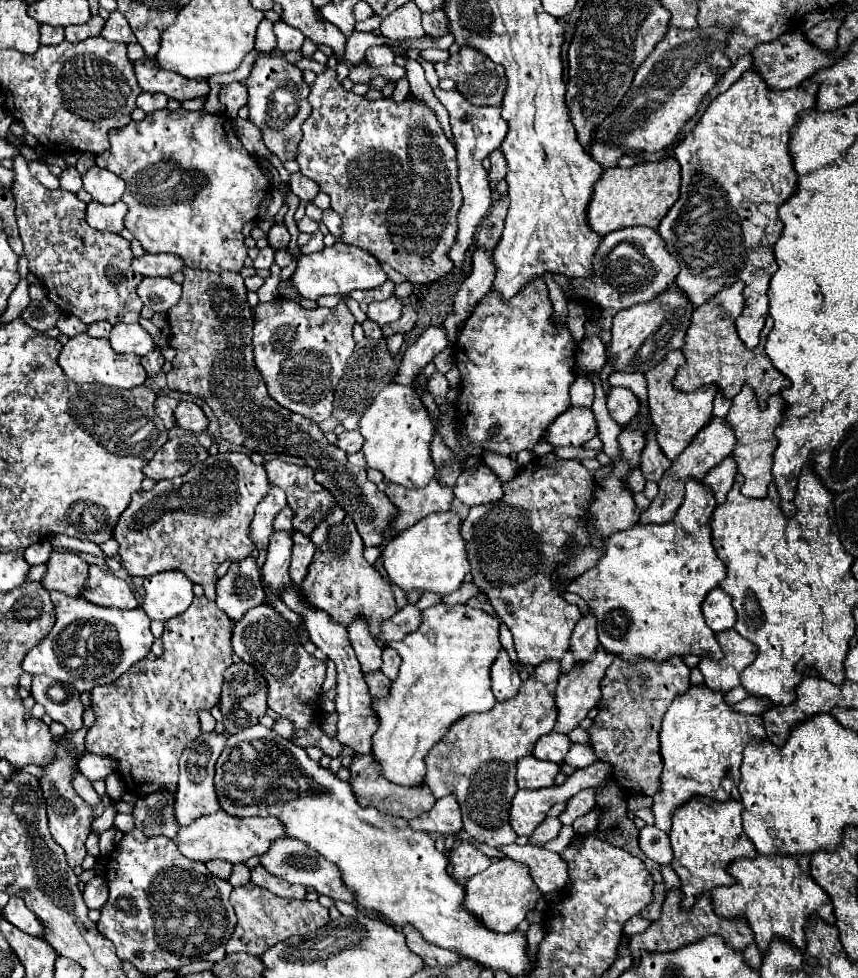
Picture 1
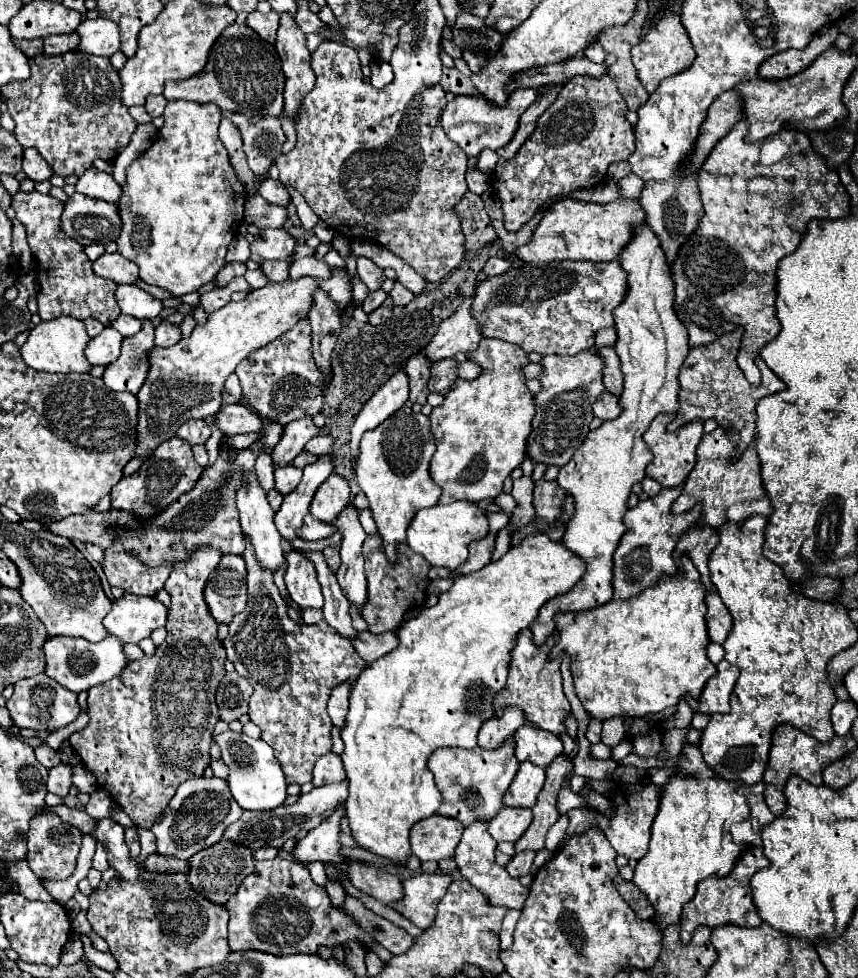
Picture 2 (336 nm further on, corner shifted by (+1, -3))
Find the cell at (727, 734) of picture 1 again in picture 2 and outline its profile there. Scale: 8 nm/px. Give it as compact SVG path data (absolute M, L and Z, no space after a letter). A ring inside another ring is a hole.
M684 745L678 757L676 773L670 775L668 783L662 785L662 801L658 809L658 817L654 819L654 829L650 837L650 849L642 861L638 861L634 869L634 883L648 895L656 909L654 921L664 927L678 923L682 907L686 901L690 901L696 893L696 885L710 877L710 875L726 875L730 873L734 861L748 845L760 847L760 833L754 833L754 829L762 829L766 823L774 819L774 813L768 809L764 801L764 781L758 781L754 785L742 785L742 781L726 781L720 777L712 777L714 769L710 769L698 749L698 745Z

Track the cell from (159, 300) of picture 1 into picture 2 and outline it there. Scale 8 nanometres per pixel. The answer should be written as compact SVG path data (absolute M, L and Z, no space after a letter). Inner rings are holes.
M118 285L116 301L122 313L136 319L154 319L164 309L162 301L140 289L138 285Z

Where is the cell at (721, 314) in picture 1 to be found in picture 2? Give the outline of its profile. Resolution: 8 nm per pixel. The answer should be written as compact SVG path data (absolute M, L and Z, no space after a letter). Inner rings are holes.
M738 327L726 335L722 335L718 341L712 341L710 345L700 345L692 347L684 367L680 371L680 411L684 415L684 421L692 419L710 419L714 417L720 427L734 427L742 435L742 443L738 451L744 451L752 441L754 441L754 413L756 413L756 403L772 393L778 393L786 389L786 385L774 375L774 371L760 361L760 371L762 371L762 381L760 385L750 385L740 371L736 358L738 345L742 339L743 327Z

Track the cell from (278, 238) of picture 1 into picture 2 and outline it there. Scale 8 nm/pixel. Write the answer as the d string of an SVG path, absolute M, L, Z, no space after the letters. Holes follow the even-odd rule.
M260 229L260 237L250 243L250 251L262 259L290 259L296 239L284 229Z

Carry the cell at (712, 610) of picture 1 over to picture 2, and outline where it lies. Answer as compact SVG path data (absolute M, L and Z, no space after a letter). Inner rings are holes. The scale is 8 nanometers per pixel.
M710 591L706 595L706 625L708 625L708 637L714 643L724 643L732 629L732 615L728 607L722 603L720 595L716 591Z

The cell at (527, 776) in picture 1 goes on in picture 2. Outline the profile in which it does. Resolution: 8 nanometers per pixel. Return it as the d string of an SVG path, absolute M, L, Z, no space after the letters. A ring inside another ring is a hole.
M520 763L518 773L504 795L504 805L532 807L536 803L536 795L544 785L544 777L546 777L546 771L542 767Z

